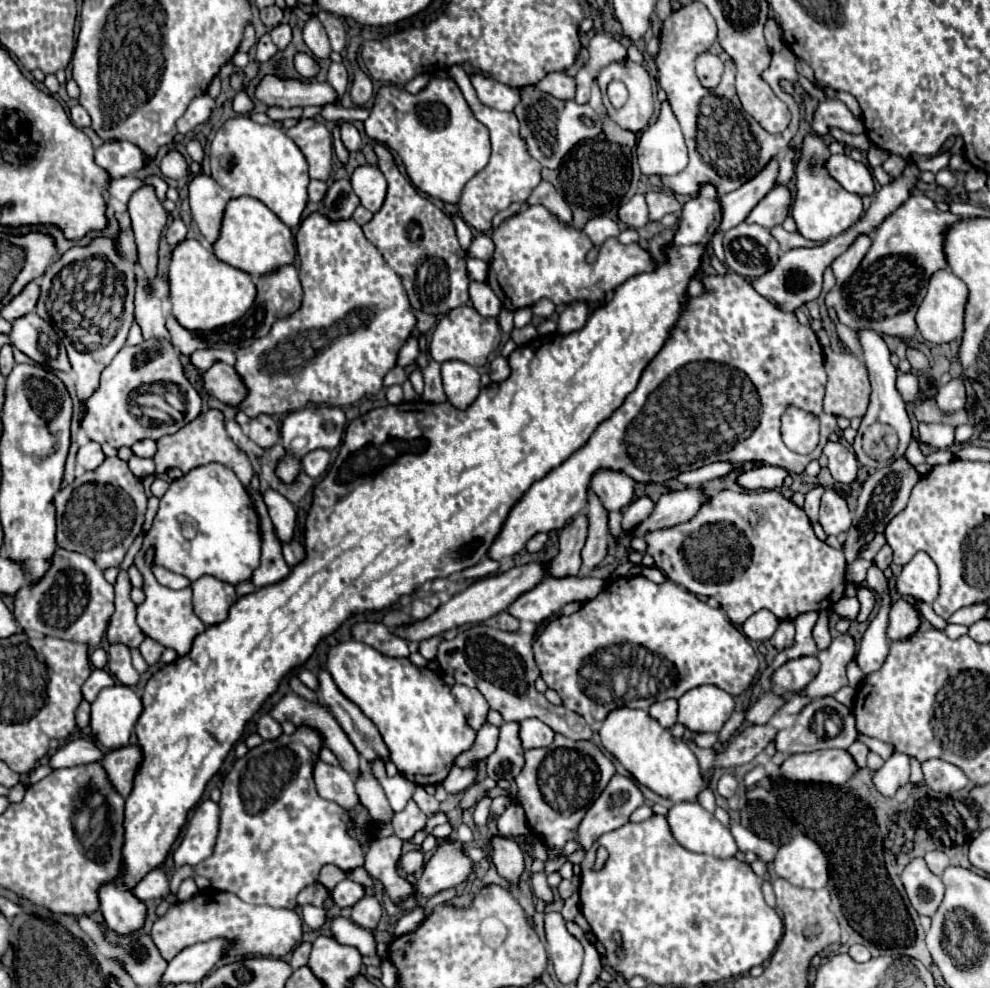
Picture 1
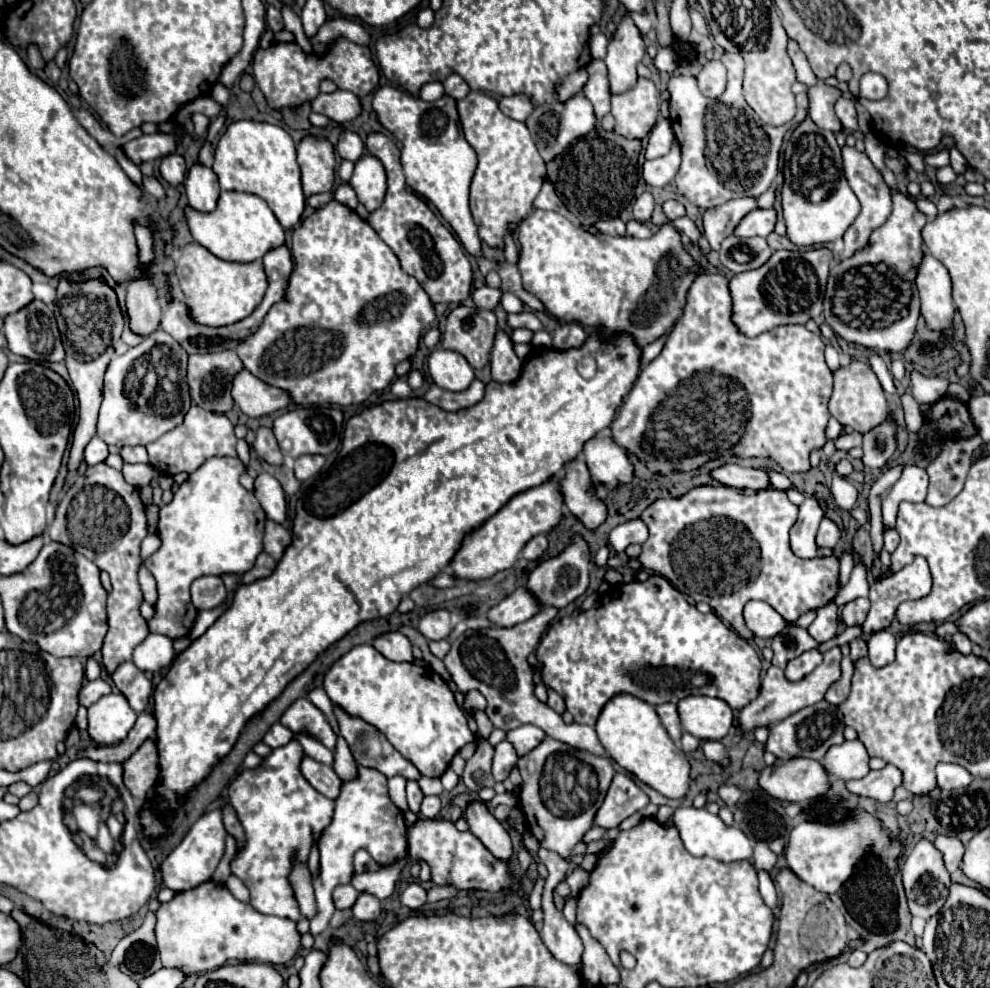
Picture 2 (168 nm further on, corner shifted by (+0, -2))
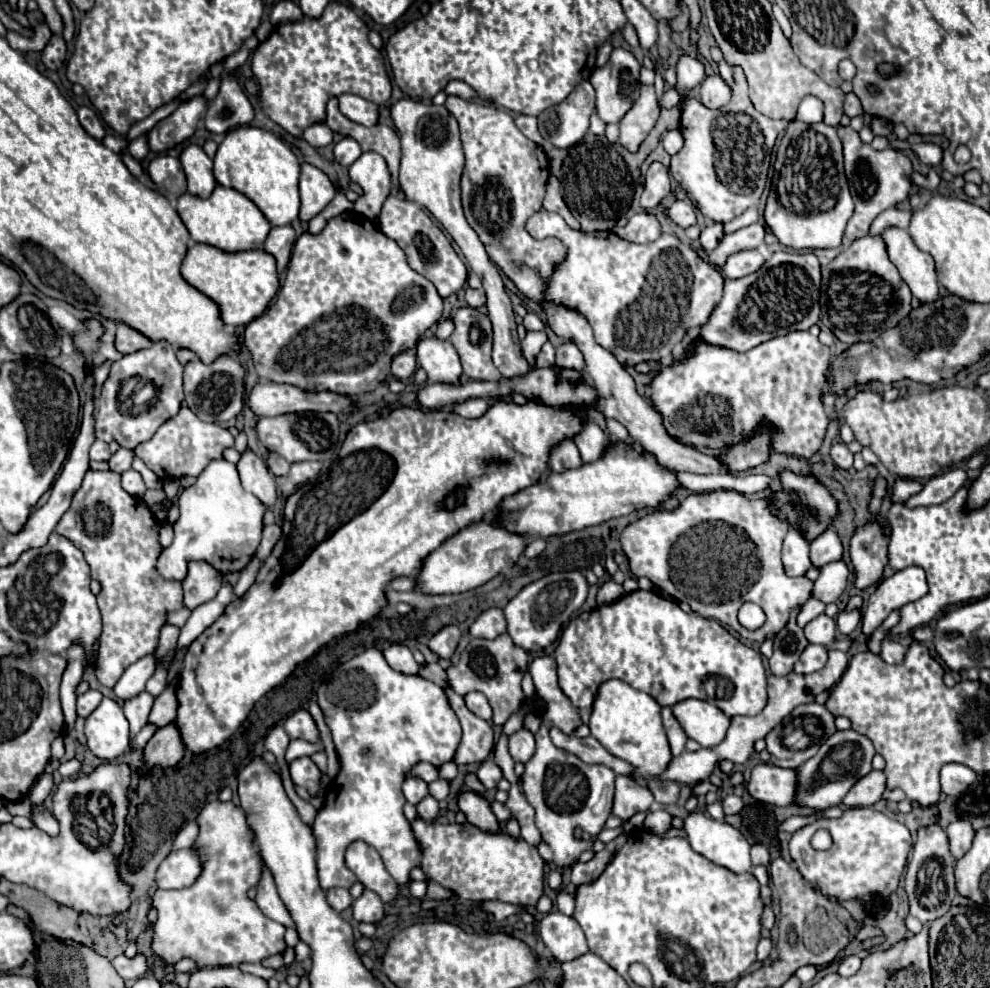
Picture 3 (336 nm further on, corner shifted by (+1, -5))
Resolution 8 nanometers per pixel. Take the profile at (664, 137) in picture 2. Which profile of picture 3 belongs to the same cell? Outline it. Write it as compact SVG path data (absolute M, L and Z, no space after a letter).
M652 162L646 170L646 184L640 198L644 210L654 210L656 204L670 192L670 174L662 162Z

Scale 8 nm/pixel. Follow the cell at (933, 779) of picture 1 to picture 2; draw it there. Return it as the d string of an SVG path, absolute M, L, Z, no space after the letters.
M939 763L937 765L937 785L939 785L939 789L953 791L953 789L967 787L971 781L973 781L973 775L957 763Z

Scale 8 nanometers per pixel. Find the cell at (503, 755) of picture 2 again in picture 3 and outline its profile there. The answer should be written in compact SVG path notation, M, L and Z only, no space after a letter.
M488 758L488 760L484 760L484 762L478 766L476 776L480 778L480 782L482 782L488 790L492 790L492 788L496 788L496 784L502 780L502 770L500 770L500 766L498 766L492 758Z

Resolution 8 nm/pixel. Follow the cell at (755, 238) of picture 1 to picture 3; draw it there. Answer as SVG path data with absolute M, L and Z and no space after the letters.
M740 250L738 254L730 254L726 264L722 266L724 278L742 278L756 272L764 264L764 256L760 250Z

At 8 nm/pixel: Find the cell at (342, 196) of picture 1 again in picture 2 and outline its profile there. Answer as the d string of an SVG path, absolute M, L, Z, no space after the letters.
M343 183L341 187L337 187L337 191L335 191L335 201L343 203L343 205L347 205L347 207L351 207L351 209L357 207L357 195L355 195L355 191L353 191L353 187L351 187L349 183Z

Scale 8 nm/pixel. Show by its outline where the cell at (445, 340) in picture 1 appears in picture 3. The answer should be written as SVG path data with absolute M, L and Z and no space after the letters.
M458 308L452 314L454 332L452 346L456 348L464 374L472 380L490 380L498 382L502 376L492 364L492 326L488 314L476 308Z

